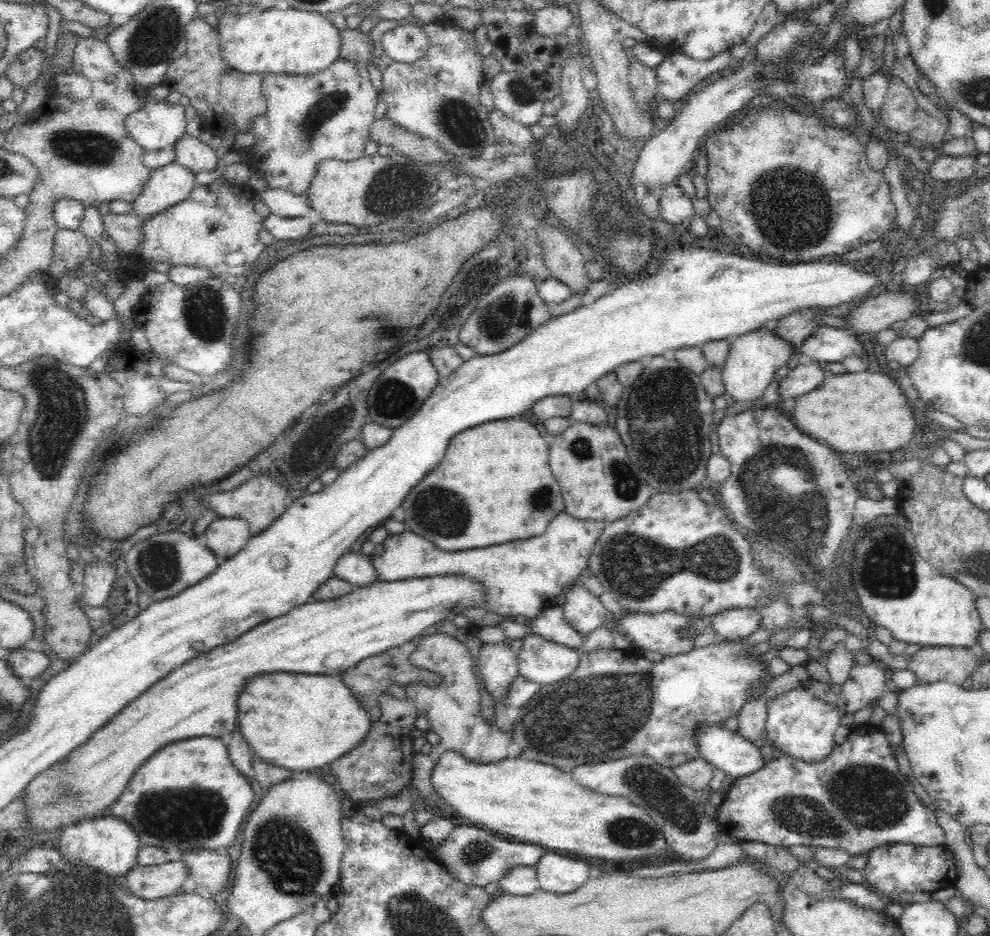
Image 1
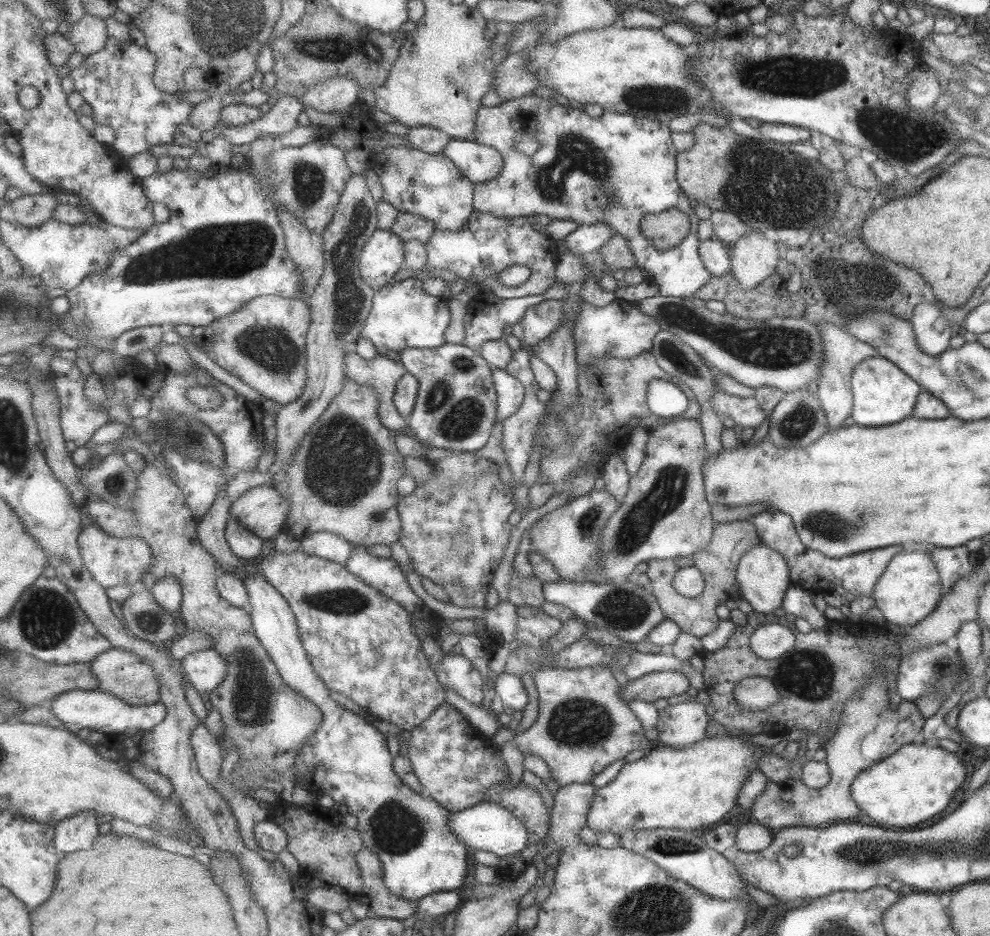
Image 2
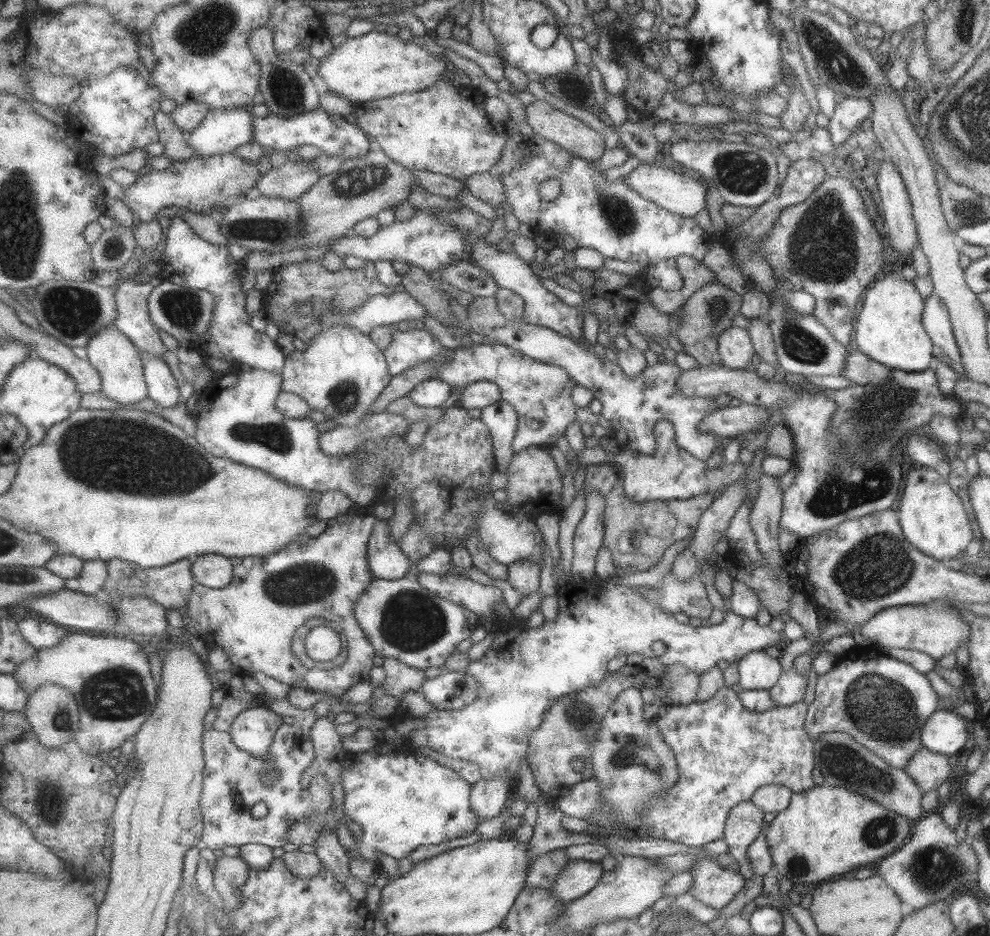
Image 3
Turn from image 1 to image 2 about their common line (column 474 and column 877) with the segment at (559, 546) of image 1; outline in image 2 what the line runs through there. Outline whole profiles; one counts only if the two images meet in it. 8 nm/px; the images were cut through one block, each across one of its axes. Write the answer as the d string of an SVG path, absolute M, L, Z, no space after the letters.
M763 511L753 514L745 520L749 520L758 531L759 538L764 545L767 545L771 550L776 550L784 558L788 564L788 577L791 584L797 587L801 586L803 590L809 590L813 596L827 588L841 586L850 599L859 599L863 596L872 597L877 579L883 574L891 557L899 552L899 546L887 546L887 548L848 554L841 558L829 558L816 550L807 548L800 541L795 532L792 518L788 514L779 511Z

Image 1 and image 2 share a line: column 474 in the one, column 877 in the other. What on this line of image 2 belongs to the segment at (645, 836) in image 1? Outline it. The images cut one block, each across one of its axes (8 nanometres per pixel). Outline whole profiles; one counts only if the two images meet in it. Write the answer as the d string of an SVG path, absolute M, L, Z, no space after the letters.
M907 742L893 754L861 770L852 780L851 798L865 816L887 828L919 824L933 818L949 804L965 774L971 770L972 764L963 764L960 758L961 754L951 753L939 746L925 747L923 743Z

